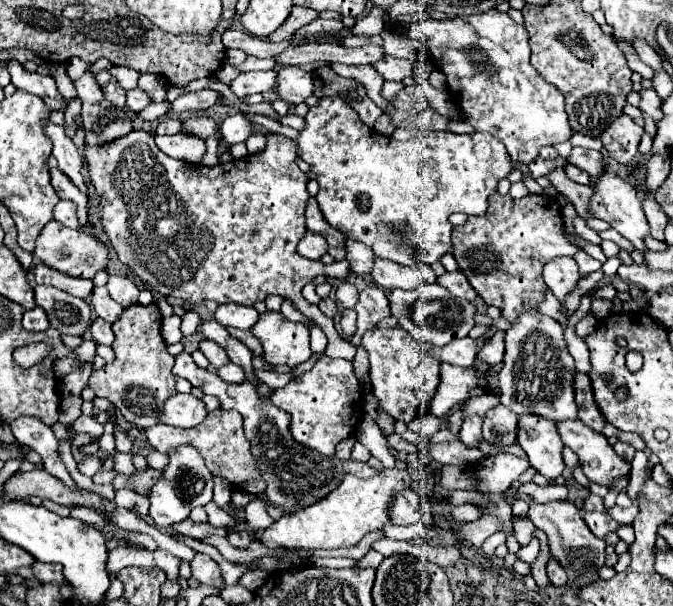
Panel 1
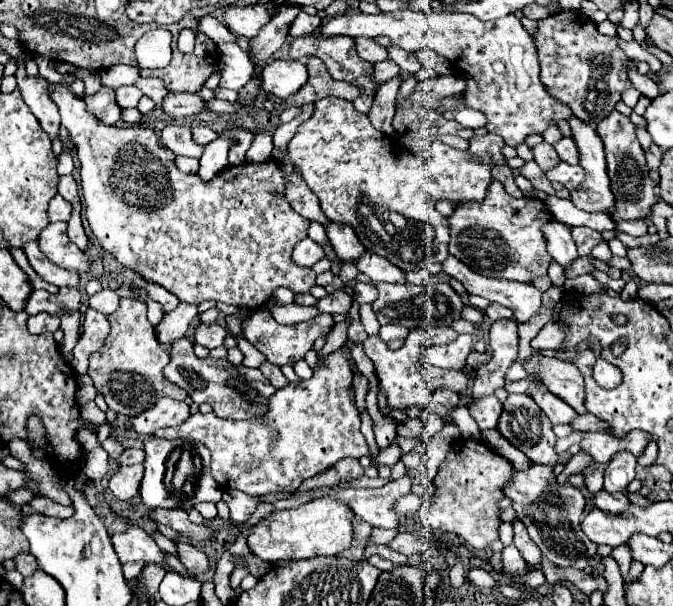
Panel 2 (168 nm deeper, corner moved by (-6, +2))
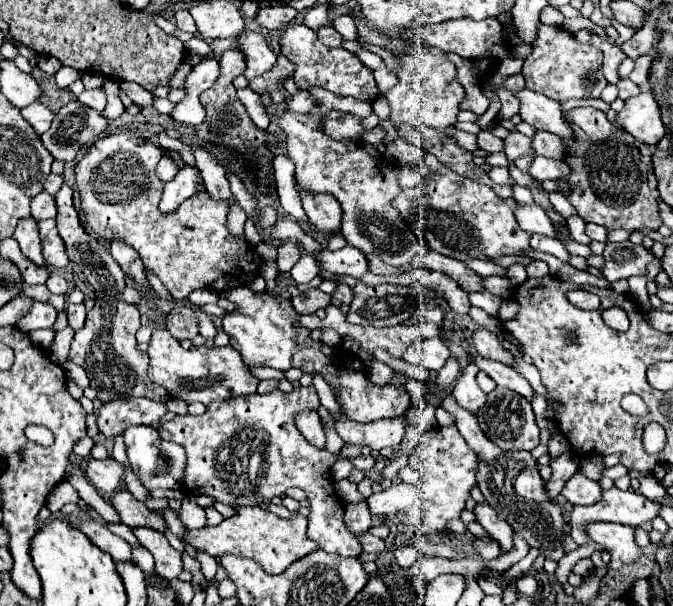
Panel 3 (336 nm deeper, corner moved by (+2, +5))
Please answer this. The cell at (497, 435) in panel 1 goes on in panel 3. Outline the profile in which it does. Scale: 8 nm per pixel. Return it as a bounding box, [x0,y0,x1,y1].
[452,365,486,413]

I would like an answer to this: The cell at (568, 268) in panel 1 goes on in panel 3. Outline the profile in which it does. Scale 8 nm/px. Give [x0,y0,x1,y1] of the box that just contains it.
[514,203,556,237]

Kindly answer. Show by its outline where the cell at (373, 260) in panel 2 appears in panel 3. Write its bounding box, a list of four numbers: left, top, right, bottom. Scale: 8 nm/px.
[316,245,368,279]

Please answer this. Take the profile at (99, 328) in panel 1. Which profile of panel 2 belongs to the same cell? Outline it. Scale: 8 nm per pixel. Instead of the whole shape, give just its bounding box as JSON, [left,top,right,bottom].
[72,308,110,374]

